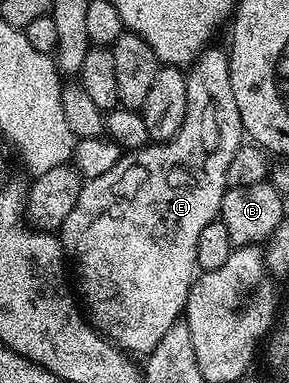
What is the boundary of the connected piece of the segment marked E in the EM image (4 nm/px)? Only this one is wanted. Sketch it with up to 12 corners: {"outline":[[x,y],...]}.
{"outline":[[227,48],[169,141],[87,178],[58,231],[87,316],[147,355],[246,134]]}

